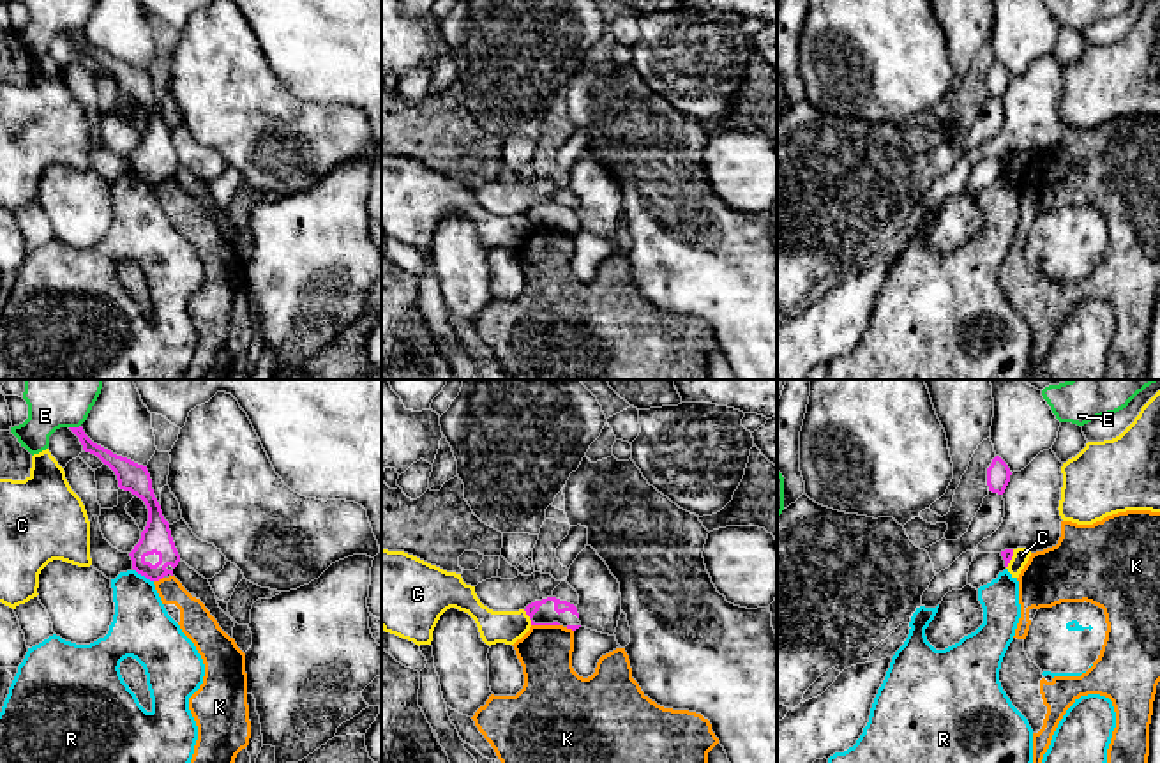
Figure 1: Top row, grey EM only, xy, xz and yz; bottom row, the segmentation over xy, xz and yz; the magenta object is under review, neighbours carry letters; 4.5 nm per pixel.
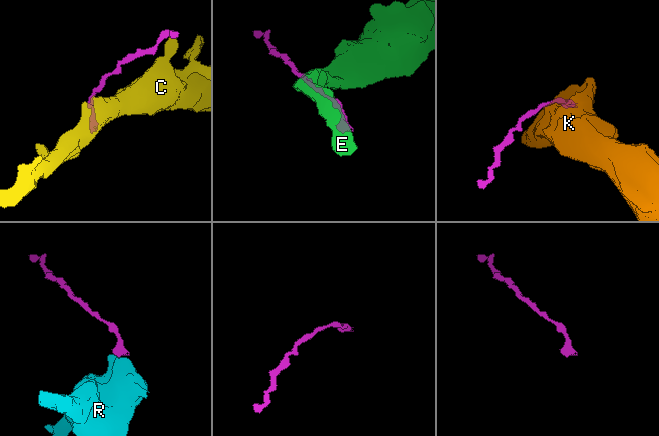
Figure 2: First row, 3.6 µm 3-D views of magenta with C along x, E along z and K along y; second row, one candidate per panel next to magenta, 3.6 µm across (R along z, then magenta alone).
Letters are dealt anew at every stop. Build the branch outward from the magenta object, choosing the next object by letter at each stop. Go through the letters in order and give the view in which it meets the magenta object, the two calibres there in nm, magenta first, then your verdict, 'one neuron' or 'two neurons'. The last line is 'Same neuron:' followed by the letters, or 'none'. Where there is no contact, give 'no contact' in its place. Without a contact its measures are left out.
C: meets magenta in xz; 60 nm thick on the magenta side, 150 nm on the other; two neurons
E: meets magenta in xy; 80 nm thick on the magenta side, 360 nm on the other; two neurons
K: meets magenta in xz; 60 nm thick on the magenta side, 240 nm on the other; two neurons
R: meets magenta in xy; 140 nm thick on the magenta side, 280 nm on the other; two neurons
Same neuron: none

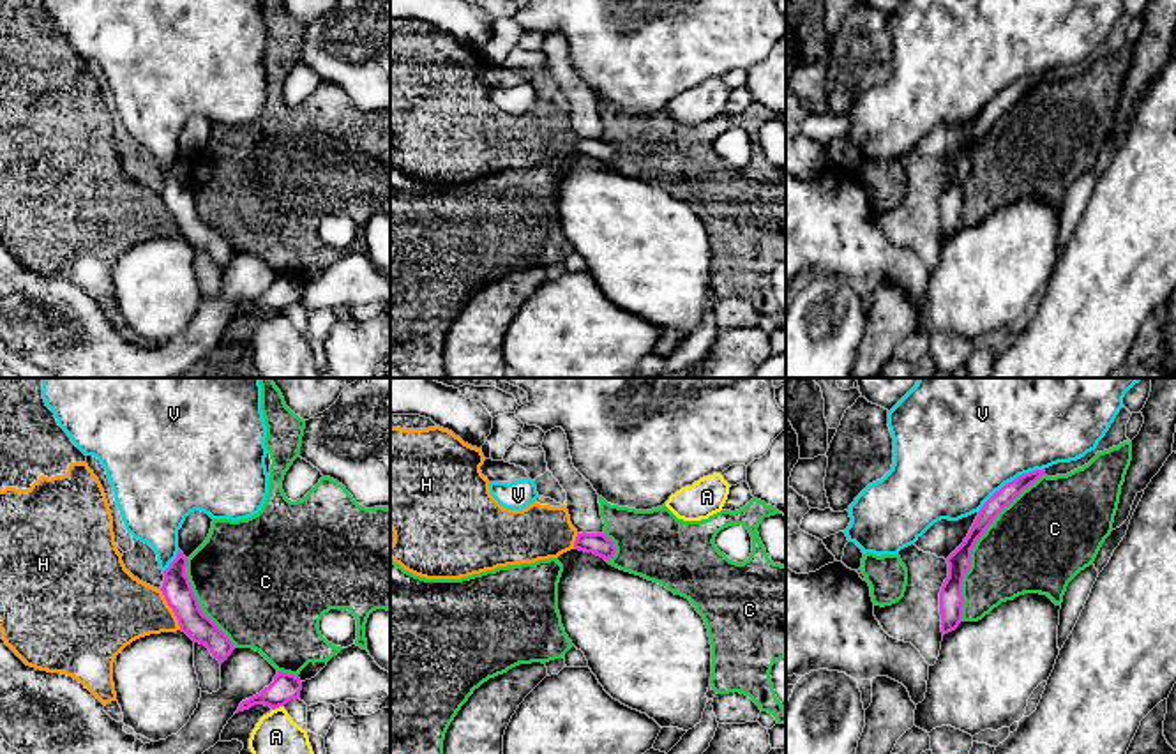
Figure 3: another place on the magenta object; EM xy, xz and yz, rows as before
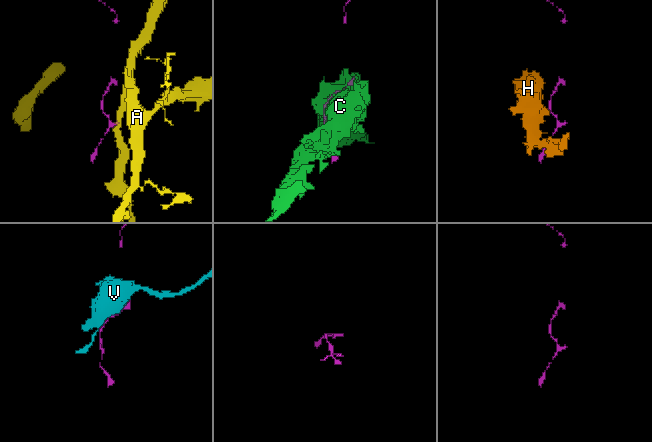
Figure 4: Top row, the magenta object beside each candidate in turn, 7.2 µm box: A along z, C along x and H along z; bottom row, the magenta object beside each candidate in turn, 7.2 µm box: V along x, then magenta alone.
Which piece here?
A: meets magenta in xy; 130 nm thick on the magenta side, 190 nm on the other; two neurons
C: meets magenta in yz; 110 nm thick on the magenta side, 420 nm on the other; two neurons
H: meets magenta in xy; 140 nm thick on the magenta side, 320 nm on the other; two neurons
V: meets magenta in yz; 90 nm thick on the magenta side, 500 nm on the other; two neurons
Same neuron: none

